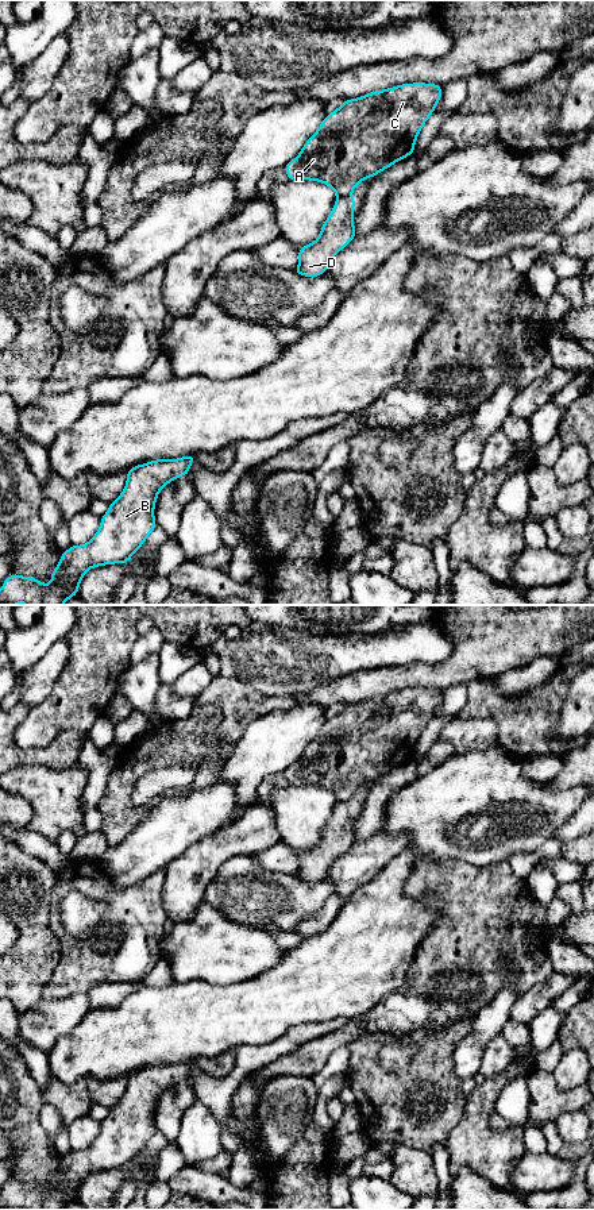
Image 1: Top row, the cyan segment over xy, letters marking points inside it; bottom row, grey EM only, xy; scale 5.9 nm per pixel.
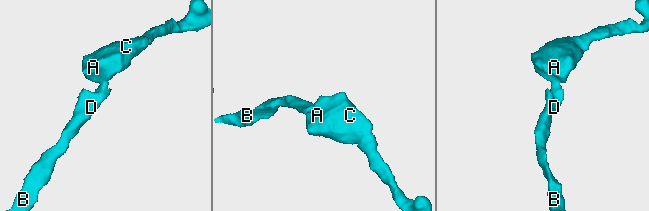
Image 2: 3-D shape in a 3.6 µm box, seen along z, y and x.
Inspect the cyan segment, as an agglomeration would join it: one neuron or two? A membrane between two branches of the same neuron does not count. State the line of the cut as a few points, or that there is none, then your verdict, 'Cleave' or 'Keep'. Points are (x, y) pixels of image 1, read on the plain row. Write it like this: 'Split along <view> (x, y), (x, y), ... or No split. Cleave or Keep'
Split along xy (348, 798), (338, 802). Cleave

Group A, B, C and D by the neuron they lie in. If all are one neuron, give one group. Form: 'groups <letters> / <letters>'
groups A C / B D

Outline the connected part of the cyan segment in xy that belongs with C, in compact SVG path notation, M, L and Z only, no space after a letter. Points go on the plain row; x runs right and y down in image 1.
M402 689L346 705L323 725L298 762L284 772L286 781L297 786L320 786L331 791L338 802L350 799L359 787L414 758L414 747L435 717L441 694L436 689Z

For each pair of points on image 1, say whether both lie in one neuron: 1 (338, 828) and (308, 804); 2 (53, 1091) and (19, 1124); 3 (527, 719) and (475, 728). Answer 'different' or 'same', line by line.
1: different
2: different
3: different

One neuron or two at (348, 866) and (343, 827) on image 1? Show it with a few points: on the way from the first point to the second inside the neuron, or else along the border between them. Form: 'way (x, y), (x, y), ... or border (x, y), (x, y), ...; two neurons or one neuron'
border (355, 840), (331, 864), (326, 875); two neurons

